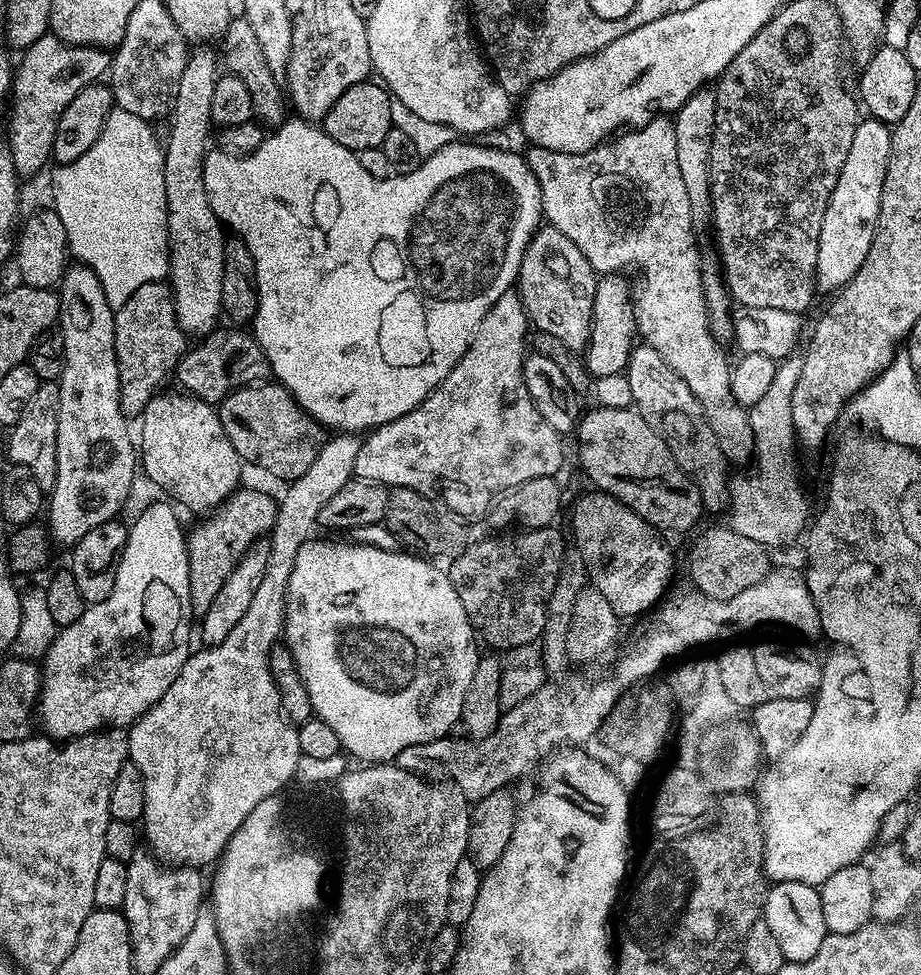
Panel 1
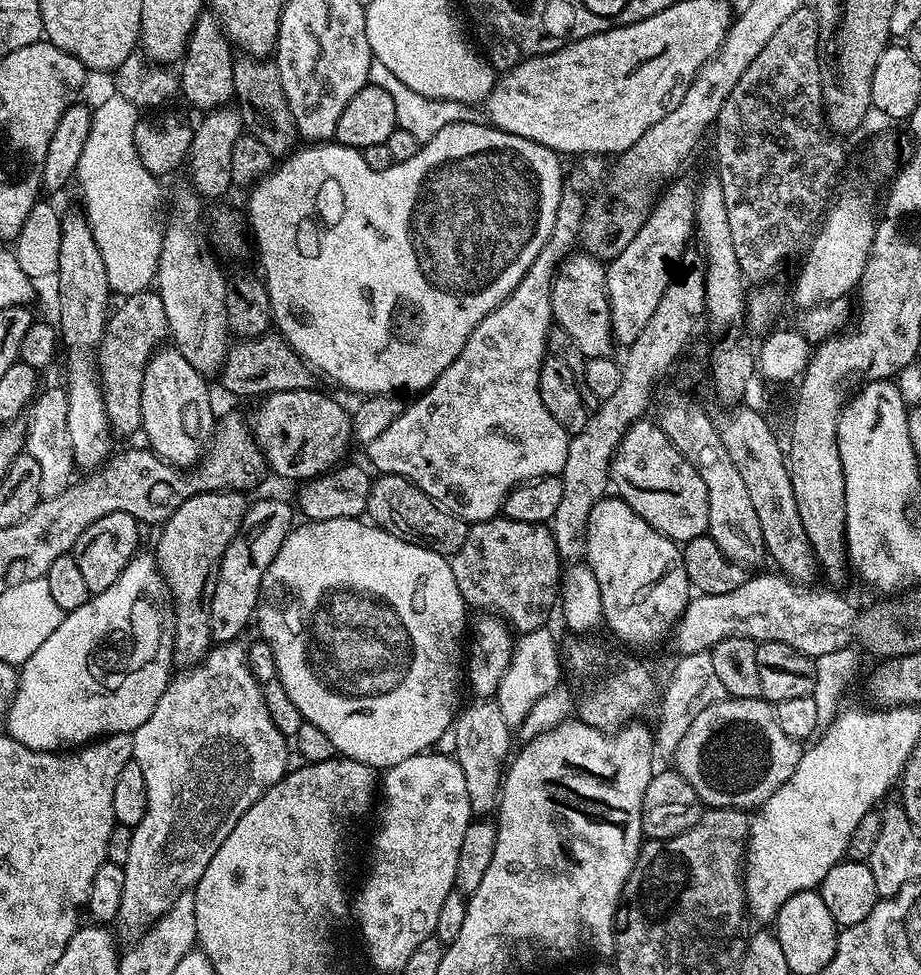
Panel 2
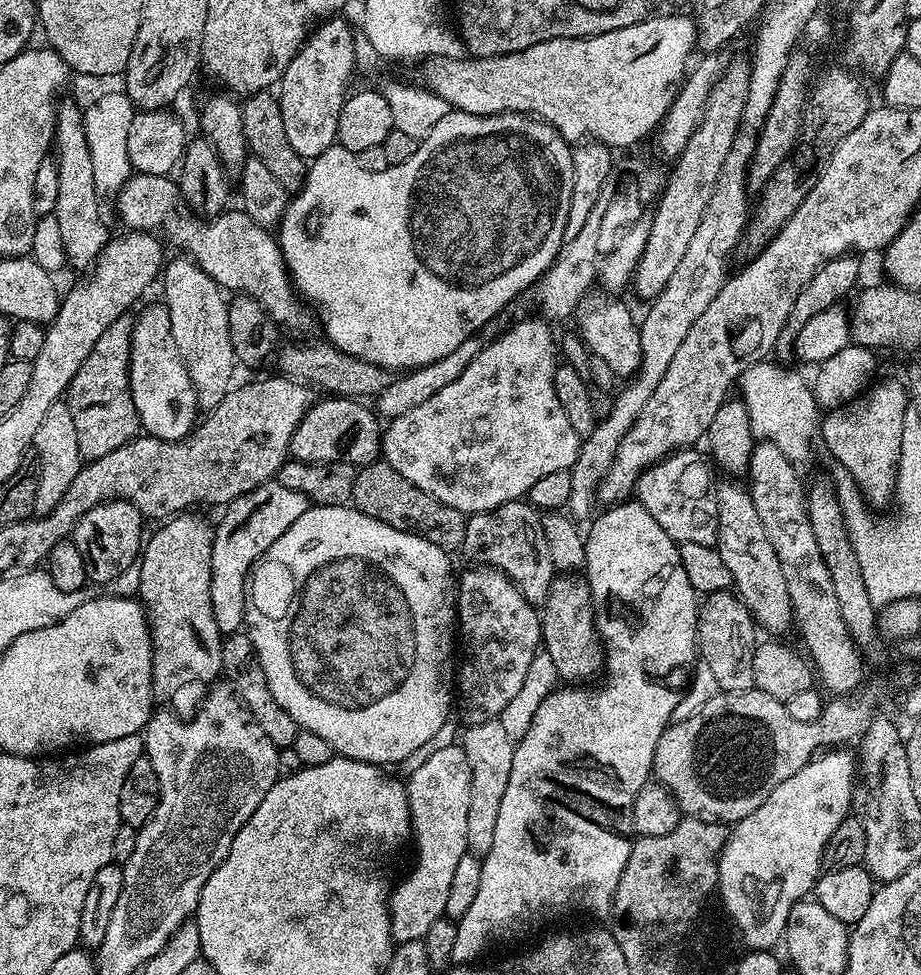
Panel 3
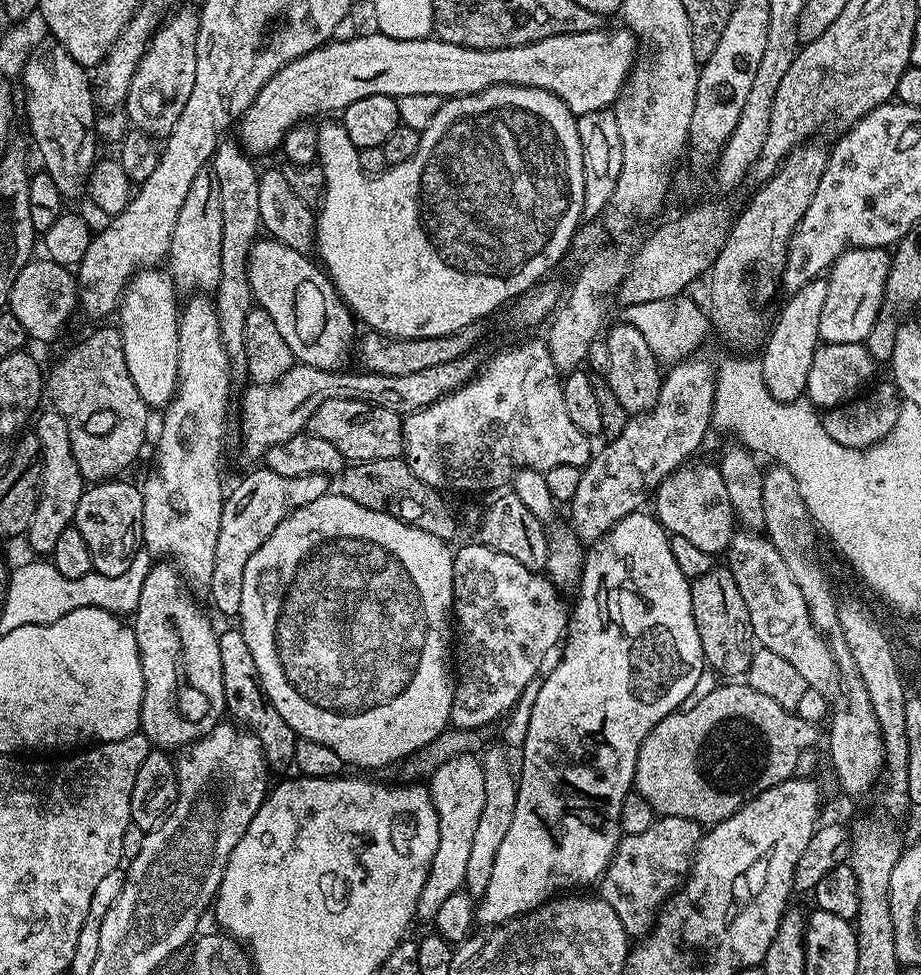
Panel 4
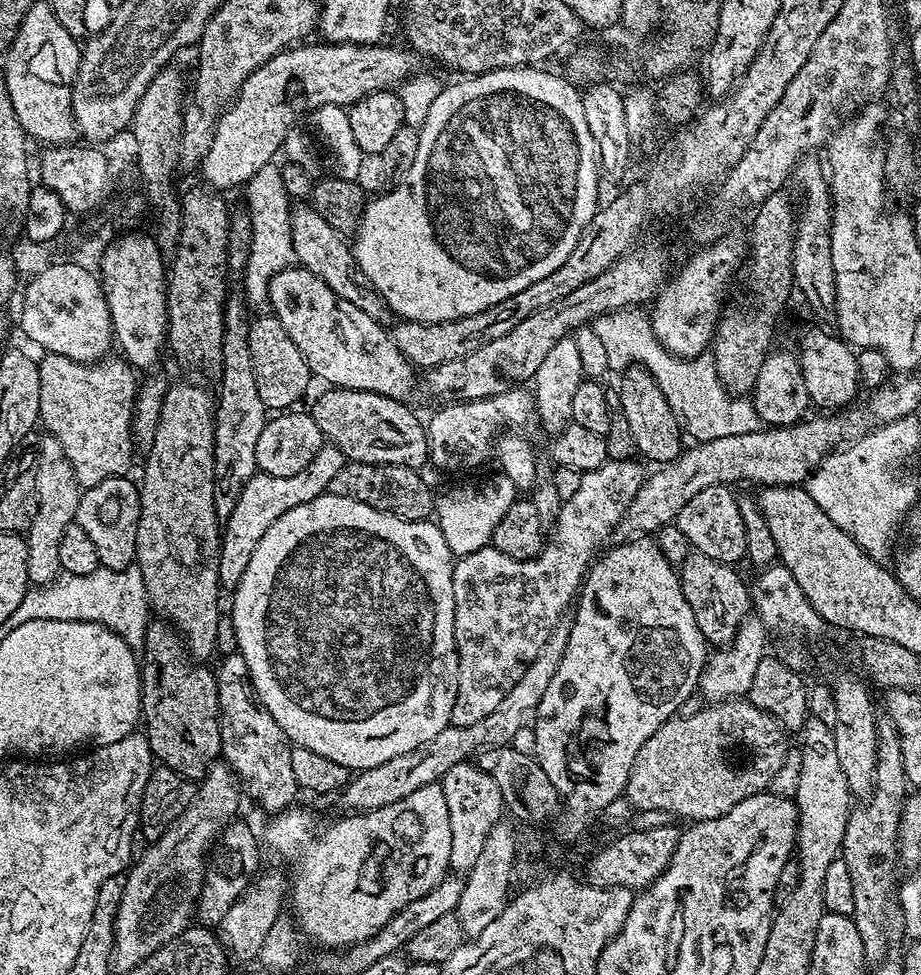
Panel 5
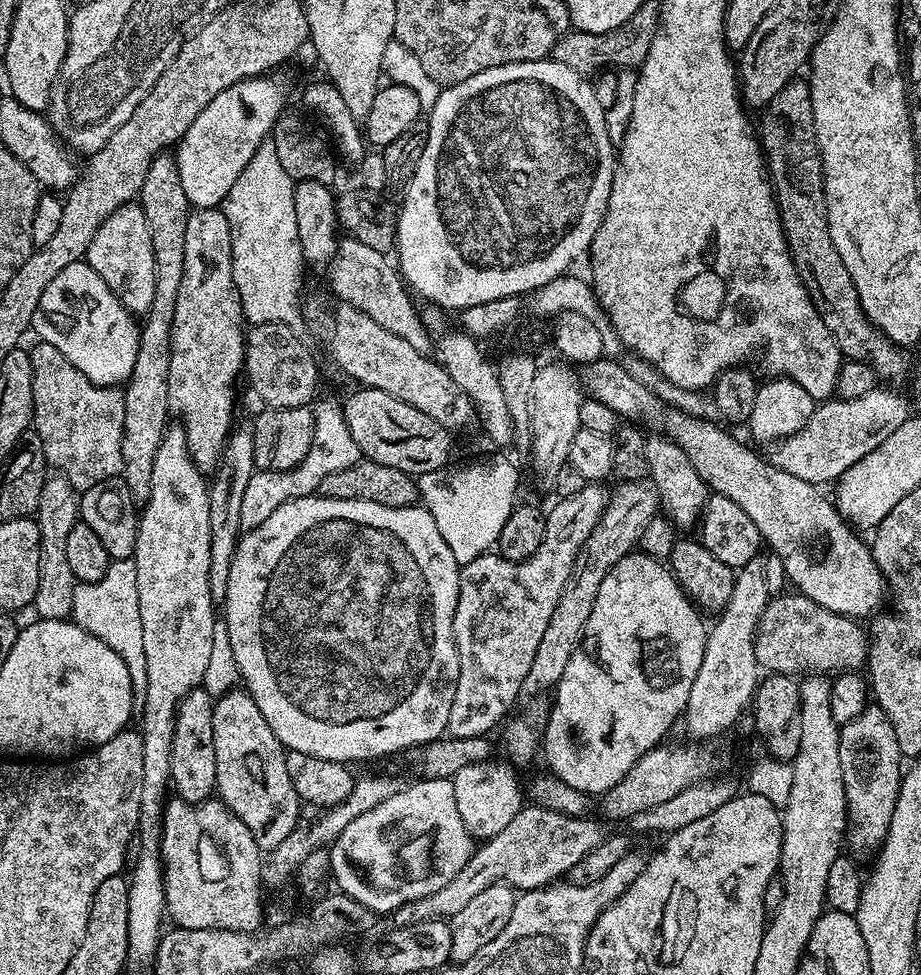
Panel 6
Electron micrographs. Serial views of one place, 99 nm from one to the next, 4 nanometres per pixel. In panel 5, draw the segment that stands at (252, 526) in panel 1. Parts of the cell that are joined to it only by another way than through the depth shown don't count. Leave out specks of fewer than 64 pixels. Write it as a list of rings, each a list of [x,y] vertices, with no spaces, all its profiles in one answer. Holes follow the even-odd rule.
[[[167,622],[149,623],[144,634],[144,647],[140,666],[140,711],[142,731],[148,737],[153,757],[163,767],[176,771],[187,781],[199,782],[220,756],[220,703],[215,671],[188,655],[179,632]]]

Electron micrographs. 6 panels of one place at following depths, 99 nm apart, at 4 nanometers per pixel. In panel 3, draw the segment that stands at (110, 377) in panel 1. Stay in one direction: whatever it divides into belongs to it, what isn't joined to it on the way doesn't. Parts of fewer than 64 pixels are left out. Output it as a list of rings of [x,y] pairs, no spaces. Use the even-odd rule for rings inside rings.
[[[61,103],[56,110],[54,135],[54,159],[58,170],[58,202],[54,213],[58,231],[65,248],[67,263],[76,268],[91,269],[107,246],[110,233],[100,217],[101,193],[96,191],[94,162],[90,158],[90,146],[86,142],[84,113],[81,105]]]

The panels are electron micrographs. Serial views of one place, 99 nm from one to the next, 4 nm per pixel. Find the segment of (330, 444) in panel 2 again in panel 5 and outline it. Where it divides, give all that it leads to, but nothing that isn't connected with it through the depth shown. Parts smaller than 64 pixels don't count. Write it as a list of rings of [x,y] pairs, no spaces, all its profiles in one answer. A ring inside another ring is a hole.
[[[329,387],[310,405],[314,422],[322,430],[325,441],[333,444],[352,462],[367,464],[404,464],[408,468],[423,469],[428,459],[428,430],[405,401],[386,398],[382,394]]]

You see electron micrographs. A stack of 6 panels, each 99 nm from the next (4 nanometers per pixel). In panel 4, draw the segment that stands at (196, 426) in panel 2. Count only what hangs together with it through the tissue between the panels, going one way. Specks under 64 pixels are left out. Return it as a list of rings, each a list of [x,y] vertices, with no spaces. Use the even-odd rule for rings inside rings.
[[[155,266],[144,268],[132,276],[128,283],[125,284],[124,293],[119,302],[118,315],[120,314],[120,321],[118,321],[118,327],[120,329],[120,337],[122,338],[122,354],[126,354],[126,370],[130,374],[130,382],[134,382],[134,390],[138,390],[138,398],[142,398],[142,402],[152,410],[156,410],[156,408],[157,410],[167,408],[168,403],[176,395],[176,383],[178,382],[178,330],[180,329],[181,313],[181,309],[178,307],[178,300],[176,304],[176,295],[178,295],[178,289],[172,283],[172,277],[168,275],[167,271]]]

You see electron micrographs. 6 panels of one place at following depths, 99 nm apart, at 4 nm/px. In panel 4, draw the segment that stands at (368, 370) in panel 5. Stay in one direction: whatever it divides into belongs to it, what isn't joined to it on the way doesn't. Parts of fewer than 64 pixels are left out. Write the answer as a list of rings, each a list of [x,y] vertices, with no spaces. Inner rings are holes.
[[[257,239],[246,261],[248,282],[253,301],[274,318],[278,334],[282,334],[286,346],[290,346],[293,361],[318,370],[336,370],[343,365],[340,363],[344,356],[351,352],[353,355],[358,340],[358,320],[352,309],[344,305],[323,267],[308,258],[305,253],[277,240]]]

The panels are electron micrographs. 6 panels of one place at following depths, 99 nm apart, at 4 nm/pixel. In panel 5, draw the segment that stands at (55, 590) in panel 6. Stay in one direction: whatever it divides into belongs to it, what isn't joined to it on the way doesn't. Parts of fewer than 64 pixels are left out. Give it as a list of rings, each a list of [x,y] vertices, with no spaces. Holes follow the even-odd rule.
[[[41,435],[40,445],[34,449],[36,458],[36,513],[30,522],[24,541],[28,547],[26,566],[28,578],[33,585],[48,584],[61,575],[58,562],[58,545],[66,526],[76,519],[78,502],[80,501],[81,486],[76,480],[74,466],[70,466],[70,458],[66,458],[66,450],[58,438]]]

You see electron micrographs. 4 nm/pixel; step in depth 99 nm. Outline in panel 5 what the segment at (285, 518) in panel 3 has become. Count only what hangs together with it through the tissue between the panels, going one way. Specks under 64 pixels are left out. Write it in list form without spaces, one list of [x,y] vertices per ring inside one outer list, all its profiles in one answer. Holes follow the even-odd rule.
[[[325,442],[318,454],[314,454],[314,459],[304,469],[298,470],[298,474],[290,474],[290,478],[274,478],[257,471],[250,482],[246,482],[230,518],[222,524],[218,562],[221,589],[234,590],[238,582],[242,582],[242,574],[246,574],[246,565],[250,563],[262,534],[266,534],[266,530],[270,530],[270,526],[274,526],[274,522],[278,522],[278,518],[286,514],[286,510],[294,510],[294,506],[302,506],[302,502],[314,502],[314,498],[325,495],[330,478],[334,478],[334,474],[342,470],[345,462],[346,457],[333,444]]]

